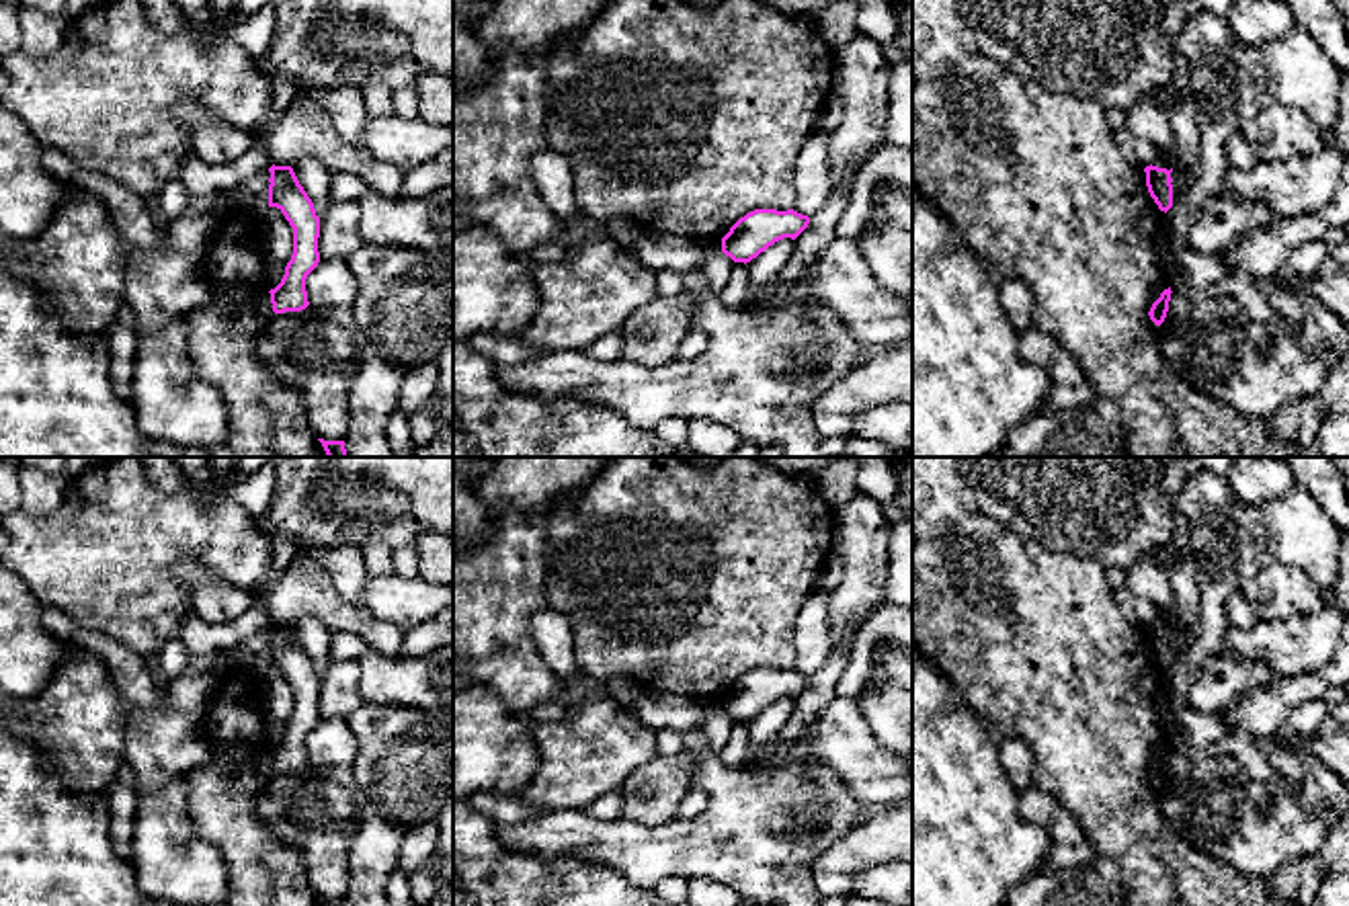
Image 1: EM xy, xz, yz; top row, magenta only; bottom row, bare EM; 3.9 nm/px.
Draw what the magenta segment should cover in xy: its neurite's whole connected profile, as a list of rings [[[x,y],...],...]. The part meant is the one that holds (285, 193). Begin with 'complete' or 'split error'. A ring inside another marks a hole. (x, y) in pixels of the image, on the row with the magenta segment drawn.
complete; [[[291,166],[269,168],[269,207],[277,207],[293,228],[293,254],[281,283],[271,289],[275,314],[301,312],[310,305],[305,279],[318,266],[320,217]]]

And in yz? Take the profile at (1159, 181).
complete; [[[1150,164],[1144,168],[1144,172],[1150,197],[1154,199],[1158,209],[1167,213],[1173,207],[1173,168],[1167,170]]]

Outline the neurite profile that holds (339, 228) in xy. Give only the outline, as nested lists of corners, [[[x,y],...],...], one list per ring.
[[[340,201],[328,207],[320,219],[320,260],[349,258],[355,250],[363,248],[359,217],[361,207],[357,201]]]

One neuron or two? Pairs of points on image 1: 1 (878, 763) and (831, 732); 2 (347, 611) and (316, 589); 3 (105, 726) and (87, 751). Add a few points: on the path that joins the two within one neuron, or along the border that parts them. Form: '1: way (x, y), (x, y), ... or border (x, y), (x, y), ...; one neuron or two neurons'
1: way (866, 763), (843, 743); one neuron
2: way (339, 611), (324, 597); one neuron
3: way (99, 732), (87, 745); one neuron

